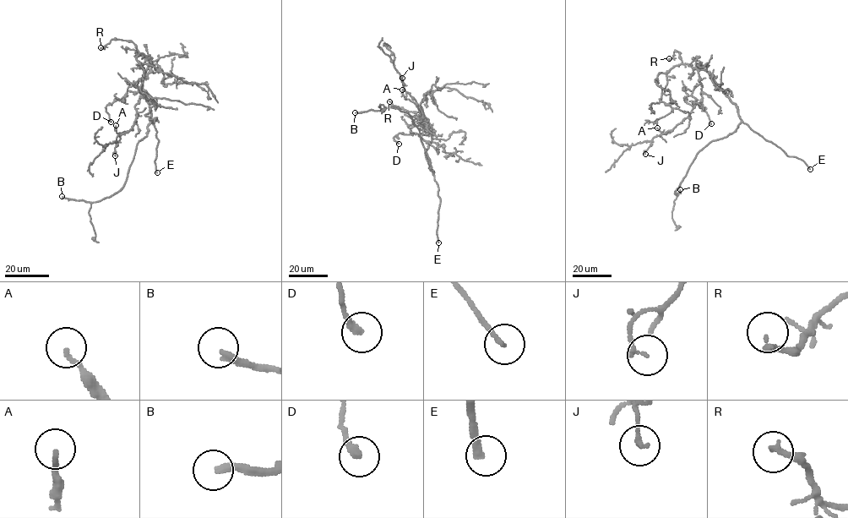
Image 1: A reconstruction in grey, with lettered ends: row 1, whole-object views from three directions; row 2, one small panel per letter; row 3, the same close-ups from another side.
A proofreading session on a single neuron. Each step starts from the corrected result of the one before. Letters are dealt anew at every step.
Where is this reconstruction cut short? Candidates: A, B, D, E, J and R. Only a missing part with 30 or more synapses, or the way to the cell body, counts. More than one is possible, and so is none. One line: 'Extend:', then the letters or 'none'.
Extend: B, E

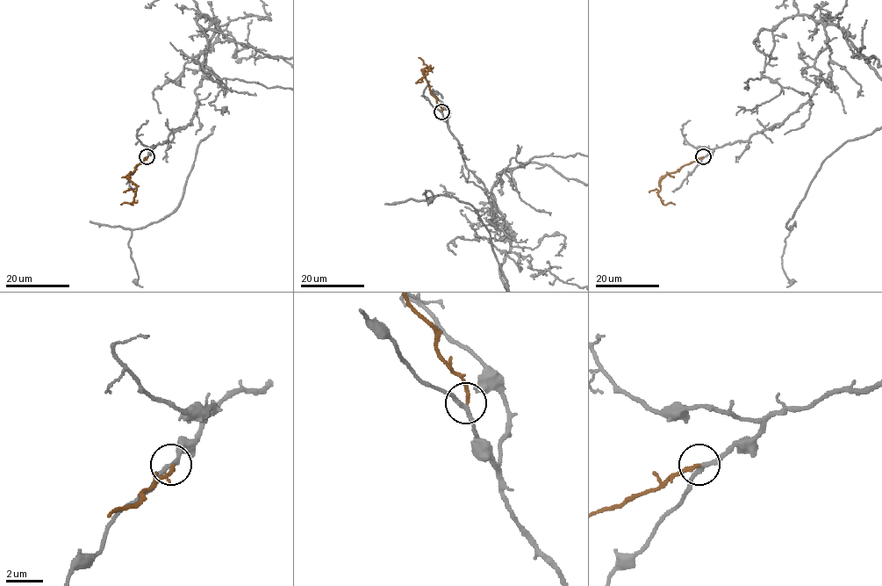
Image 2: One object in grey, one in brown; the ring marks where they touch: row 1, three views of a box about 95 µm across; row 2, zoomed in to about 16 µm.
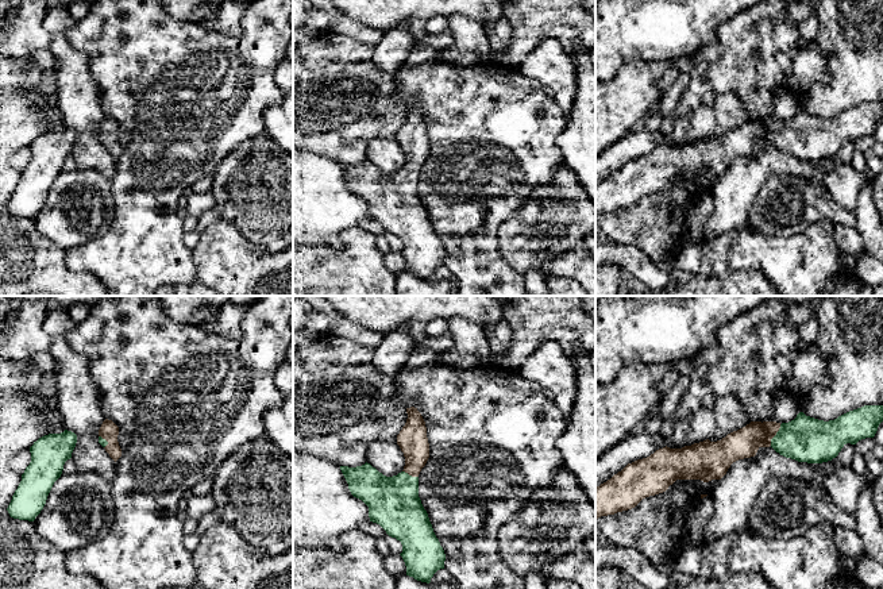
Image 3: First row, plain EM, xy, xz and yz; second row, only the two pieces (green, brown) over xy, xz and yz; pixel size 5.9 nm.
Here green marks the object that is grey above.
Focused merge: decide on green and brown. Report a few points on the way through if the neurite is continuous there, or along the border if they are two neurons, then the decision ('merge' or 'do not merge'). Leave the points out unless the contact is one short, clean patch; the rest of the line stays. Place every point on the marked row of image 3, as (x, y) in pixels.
runs through yz (805, 439), (787, 439), (775, 435), (754, 435), (743, 443); merge

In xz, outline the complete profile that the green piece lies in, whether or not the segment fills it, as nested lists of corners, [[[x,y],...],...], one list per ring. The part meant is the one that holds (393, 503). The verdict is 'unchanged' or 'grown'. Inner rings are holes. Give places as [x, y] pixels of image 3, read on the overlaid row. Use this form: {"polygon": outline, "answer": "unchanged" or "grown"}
{"polygon": [[[414,407],[406,408],[406,413],[406,423],[397,435],[397,444],[405,457],[401,473],[386,477],[367,462],[356,467],[340,466],[340,470],[351,494],[369,507],[370,521],[379,524],[389,536],[401,542],[402,553],[400,555],[405,562],[406,575],[429,584],[433,574],[444,569],[446,554],[419,497],[419,474],[429,458],[425,421]]], "answer": "grown"}

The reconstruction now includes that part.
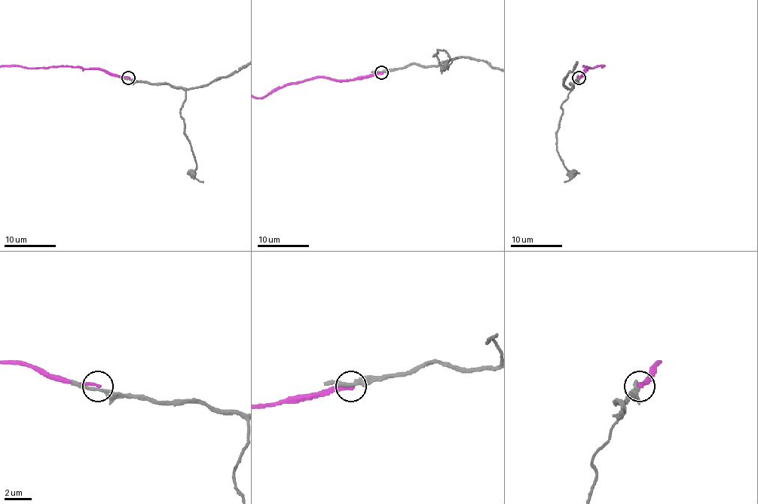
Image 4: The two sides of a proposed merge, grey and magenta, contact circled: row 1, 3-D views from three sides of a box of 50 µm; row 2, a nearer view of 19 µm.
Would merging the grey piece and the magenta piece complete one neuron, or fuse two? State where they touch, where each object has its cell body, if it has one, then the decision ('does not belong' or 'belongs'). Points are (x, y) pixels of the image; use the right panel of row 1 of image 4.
place (579, 77); soma grey none; soma magenta none; does not belong

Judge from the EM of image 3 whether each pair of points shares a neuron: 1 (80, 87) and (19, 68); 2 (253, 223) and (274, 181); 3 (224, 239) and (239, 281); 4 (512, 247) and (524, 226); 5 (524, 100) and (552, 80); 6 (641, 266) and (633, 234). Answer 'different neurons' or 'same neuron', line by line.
1: different neurons
2: same neuron
3: same neuron
4: same neuron
5: different neurons
6: different neurons

